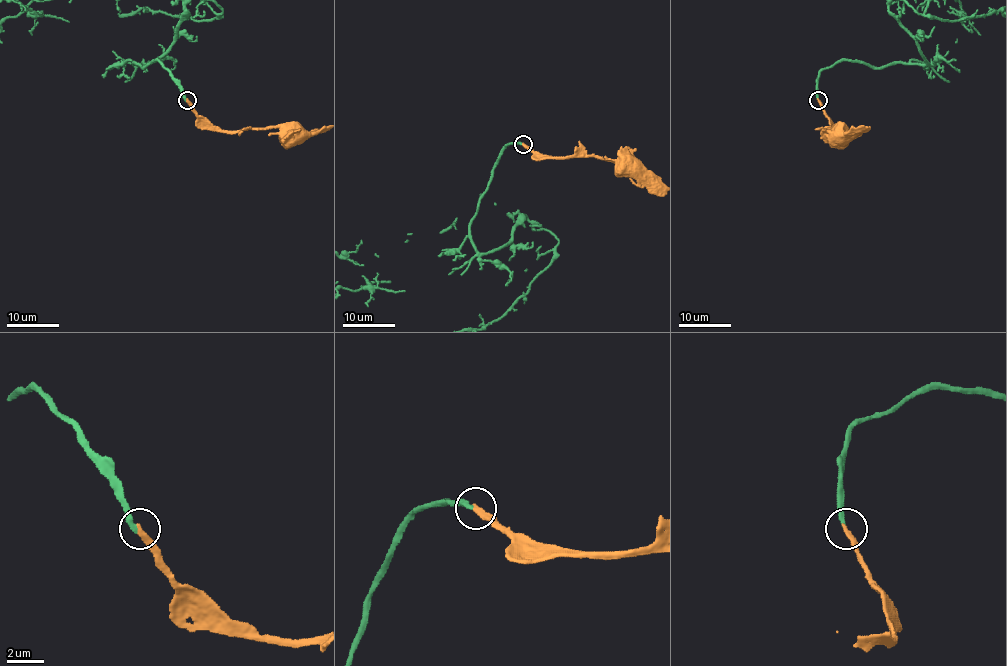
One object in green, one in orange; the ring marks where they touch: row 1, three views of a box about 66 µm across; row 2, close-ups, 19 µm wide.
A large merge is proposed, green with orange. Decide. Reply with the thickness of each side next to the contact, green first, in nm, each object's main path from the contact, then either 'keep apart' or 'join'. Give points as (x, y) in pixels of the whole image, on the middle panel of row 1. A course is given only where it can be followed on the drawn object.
280/320 nm | orange via (523, 144), (534, 153), (550, 157), (598, 156), (623, 165) | join

